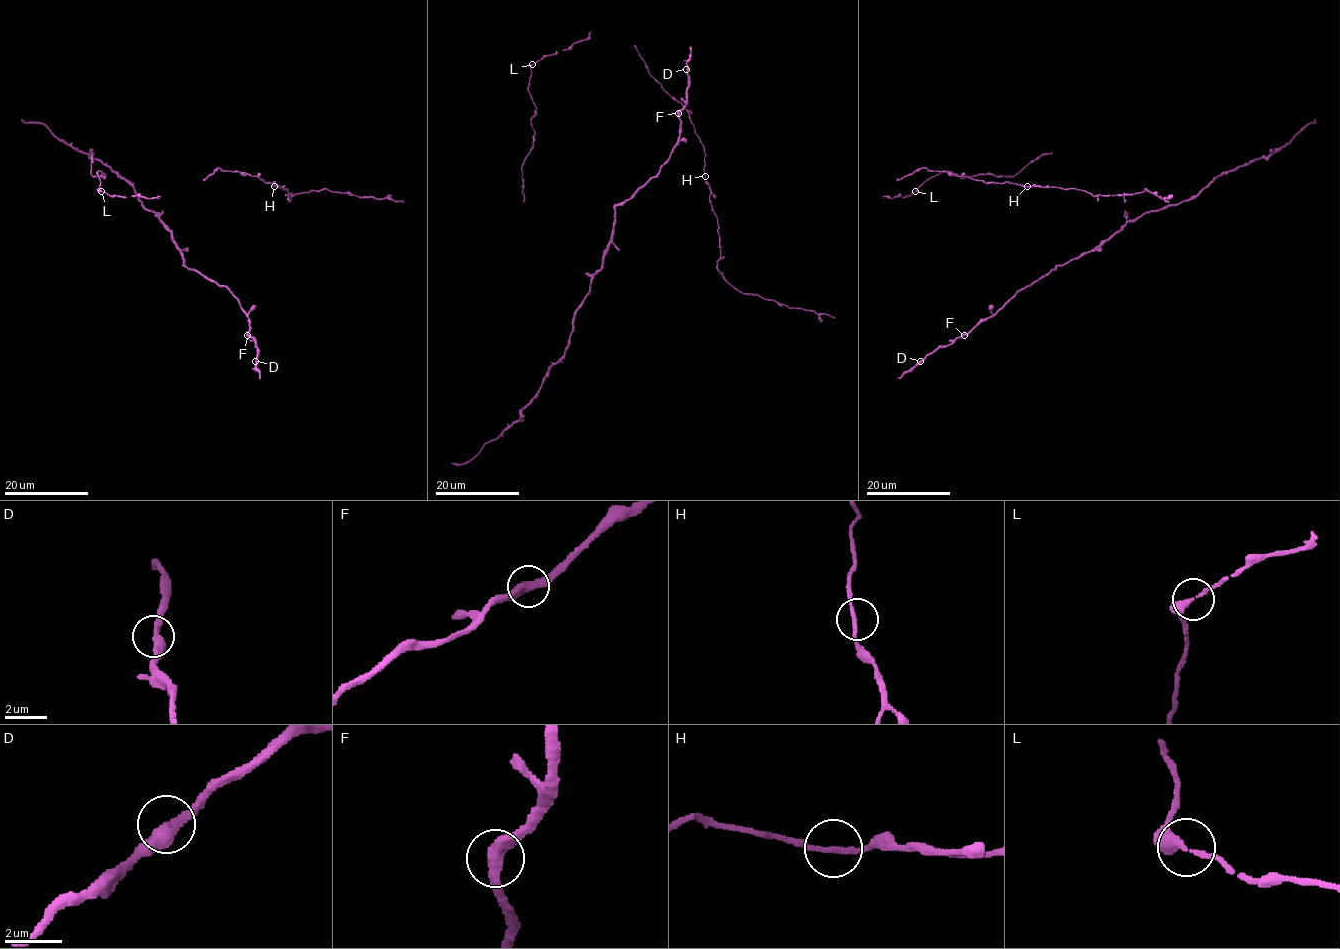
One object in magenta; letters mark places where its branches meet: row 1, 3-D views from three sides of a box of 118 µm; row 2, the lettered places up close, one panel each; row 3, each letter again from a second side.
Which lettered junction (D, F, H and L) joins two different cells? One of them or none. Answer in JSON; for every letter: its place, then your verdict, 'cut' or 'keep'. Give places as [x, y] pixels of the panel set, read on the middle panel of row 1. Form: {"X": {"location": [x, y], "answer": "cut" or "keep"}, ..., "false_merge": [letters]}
{"D": {"location": [686, 69], "answer": "keep"}, "F": {"location": [678, 113], "answer": "keep"}, "H": {"location": [705, 176], "answer": "keep"}, "L": {"location": [532, 64], "answer": "keep"}, "false_merge": []}

